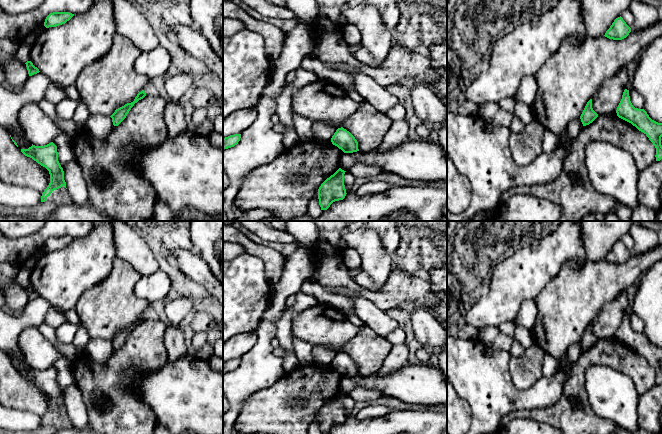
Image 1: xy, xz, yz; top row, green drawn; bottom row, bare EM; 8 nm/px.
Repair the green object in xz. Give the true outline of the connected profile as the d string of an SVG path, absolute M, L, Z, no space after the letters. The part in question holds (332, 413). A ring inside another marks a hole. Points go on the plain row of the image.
M339 392L333 399L327 402L318 413L318 423L321 434L327 434L330 429L346 420L344 398L346 395Z

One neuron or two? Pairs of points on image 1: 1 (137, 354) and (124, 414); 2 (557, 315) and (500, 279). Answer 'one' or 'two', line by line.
1: one
2: two

